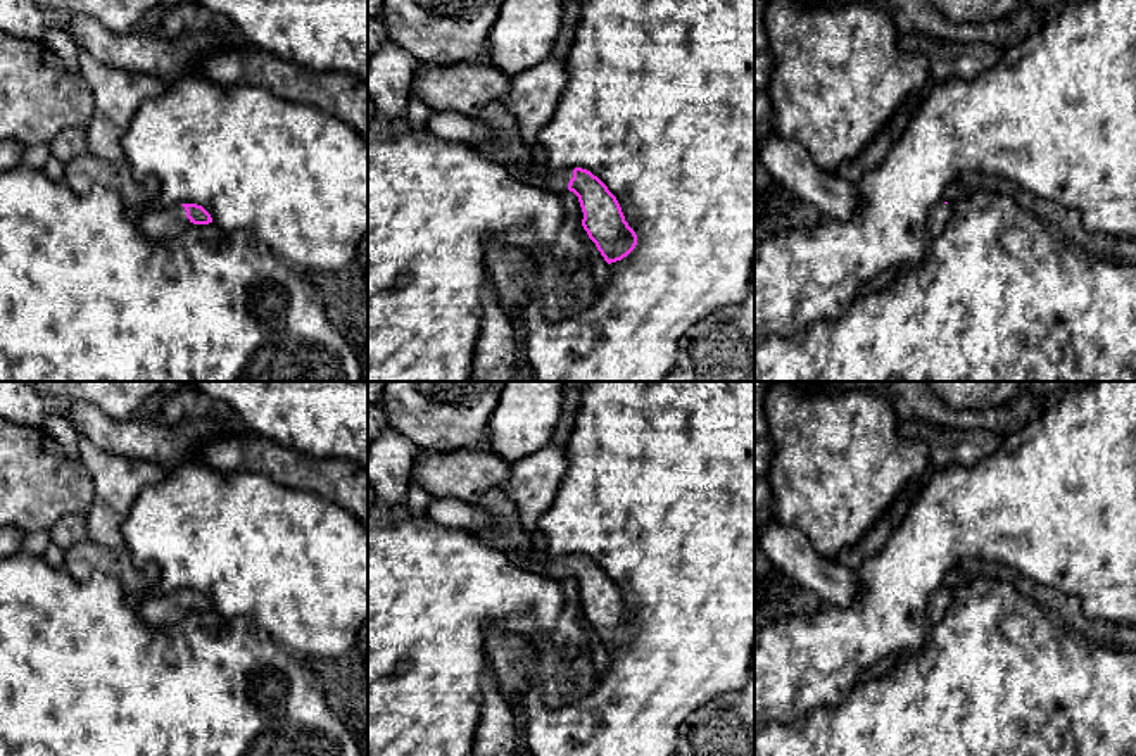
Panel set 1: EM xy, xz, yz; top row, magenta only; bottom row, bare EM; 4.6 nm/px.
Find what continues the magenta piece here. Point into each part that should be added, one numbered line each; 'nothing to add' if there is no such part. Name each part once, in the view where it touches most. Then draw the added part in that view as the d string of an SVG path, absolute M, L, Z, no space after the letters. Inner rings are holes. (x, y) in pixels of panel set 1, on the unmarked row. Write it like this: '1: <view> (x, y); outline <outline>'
1: xy (156, 610); outline M152 590L143 594L136 611L143 625L155 630L173 627L193 613L181 590L171 594Z

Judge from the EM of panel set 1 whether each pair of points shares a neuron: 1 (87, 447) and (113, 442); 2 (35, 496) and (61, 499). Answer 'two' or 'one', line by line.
1: two
2: one

